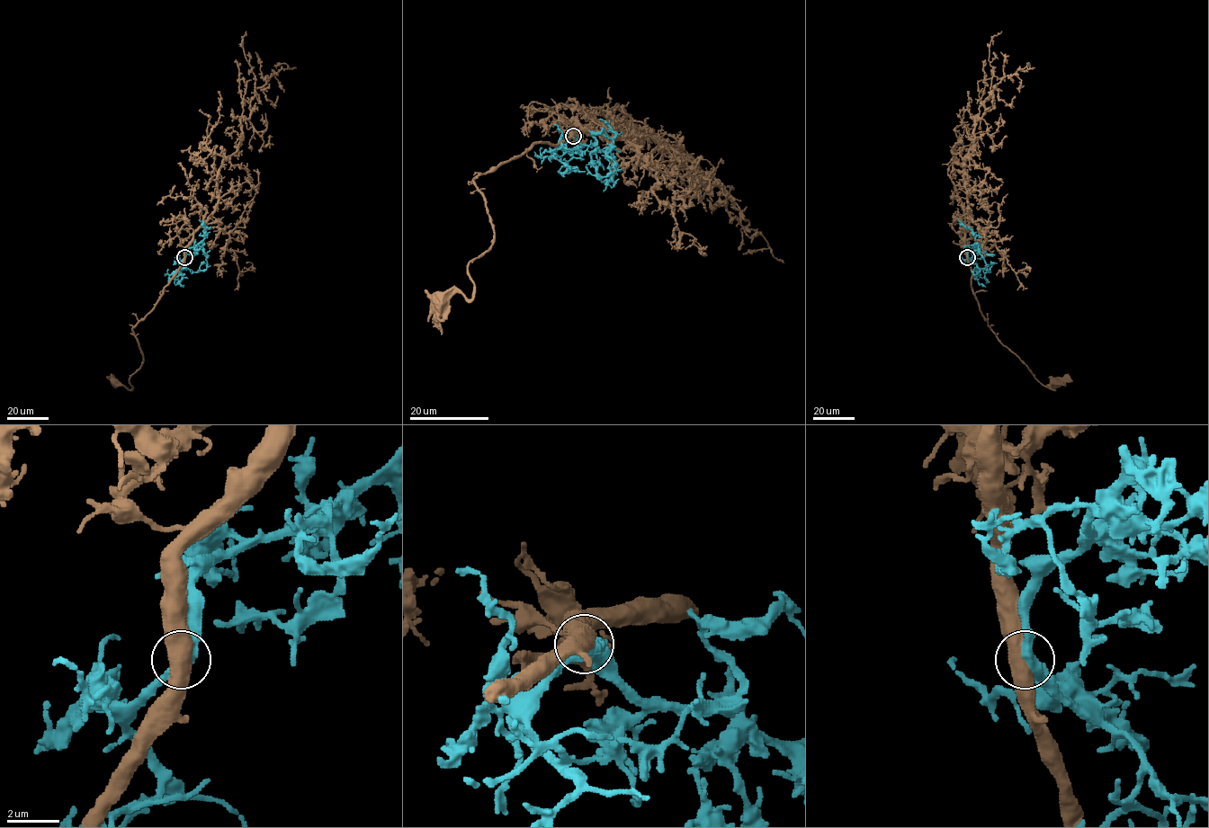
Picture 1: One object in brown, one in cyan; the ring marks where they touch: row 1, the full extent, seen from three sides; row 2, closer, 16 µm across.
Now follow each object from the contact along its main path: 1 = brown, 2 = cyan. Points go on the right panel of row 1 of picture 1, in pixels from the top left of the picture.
1: (967, 257), (972, 293), (988, 325), (1041, 383), (1053, 389), (1050, 385), (1053, 380)
2: (967, 257), (967, 251), (976, 243), (986, 268), (989, 270), (992, 263), (997, 263)

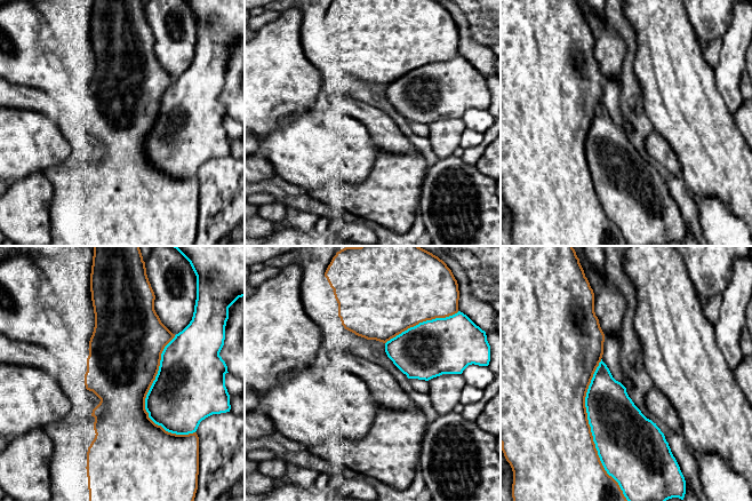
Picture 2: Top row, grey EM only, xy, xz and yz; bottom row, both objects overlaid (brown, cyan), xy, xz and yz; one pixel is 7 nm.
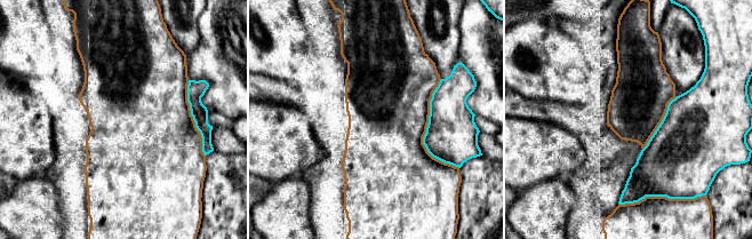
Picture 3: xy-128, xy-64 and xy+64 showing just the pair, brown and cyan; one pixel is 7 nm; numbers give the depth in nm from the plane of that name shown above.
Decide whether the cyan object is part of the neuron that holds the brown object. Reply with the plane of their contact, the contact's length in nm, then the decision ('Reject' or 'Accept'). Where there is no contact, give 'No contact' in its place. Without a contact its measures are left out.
Touches brown in yz. Shared border 1000 nm. Accept

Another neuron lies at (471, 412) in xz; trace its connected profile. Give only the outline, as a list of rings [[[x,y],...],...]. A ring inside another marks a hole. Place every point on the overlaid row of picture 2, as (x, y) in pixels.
[[[497,331],[487,332],[486,335],[490,345],[490,361],[488,367],[494,373],[495,377],[493,382],[483,389],[483,396],[478,403],[464,406],[462,416],[469,421],[477,421],[486,405],[501,390],[501,335]]]

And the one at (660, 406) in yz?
[[[656,388],[647,392],[646,406],[650,413],[664,422],[672,431],[681,434],[681,421],[670,400]]]

